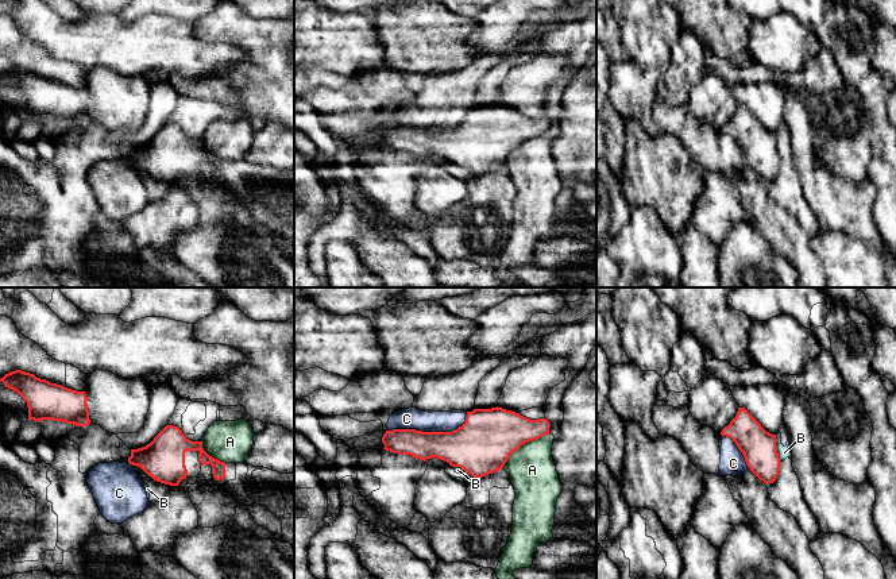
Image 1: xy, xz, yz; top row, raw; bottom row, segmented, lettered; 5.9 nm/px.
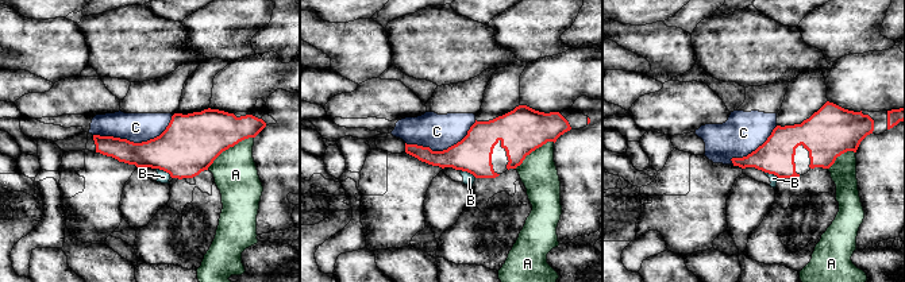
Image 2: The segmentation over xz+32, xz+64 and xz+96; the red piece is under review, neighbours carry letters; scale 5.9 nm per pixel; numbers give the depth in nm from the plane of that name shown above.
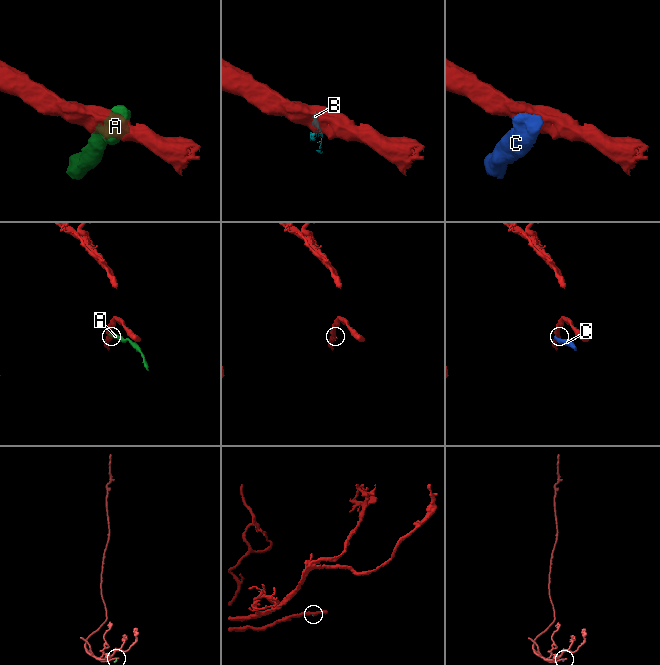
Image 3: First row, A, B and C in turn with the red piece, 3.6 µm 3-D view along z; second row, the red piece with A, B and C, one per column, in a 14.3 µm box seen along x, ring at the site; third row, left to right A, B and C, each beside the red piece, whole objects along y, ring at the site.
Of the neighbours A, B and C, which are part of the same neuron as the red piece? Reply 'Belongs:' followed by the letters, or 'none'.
Belongs: none

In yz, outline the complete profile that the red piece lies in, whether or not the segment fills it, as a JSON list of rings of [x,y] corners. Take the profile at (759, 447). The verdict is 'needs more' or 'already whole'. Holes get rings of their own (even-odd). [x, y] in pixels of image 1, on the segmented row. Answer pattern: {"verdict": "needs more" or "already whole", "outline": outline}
{"verdict": "already whole", "outline": [[[744,408],[721,432],[730,437],[742,452],[749,470],[765,485],[773,483],[781,466],[776,435],[766,432]]]}

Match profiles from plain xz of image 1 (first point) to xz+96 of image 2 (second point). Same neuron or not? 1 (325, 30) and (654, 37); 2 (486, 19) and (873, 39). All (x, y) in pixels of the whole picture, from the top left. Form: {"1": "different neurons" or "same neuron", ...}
{"1": "same neuron", "2": "same neuron"}

